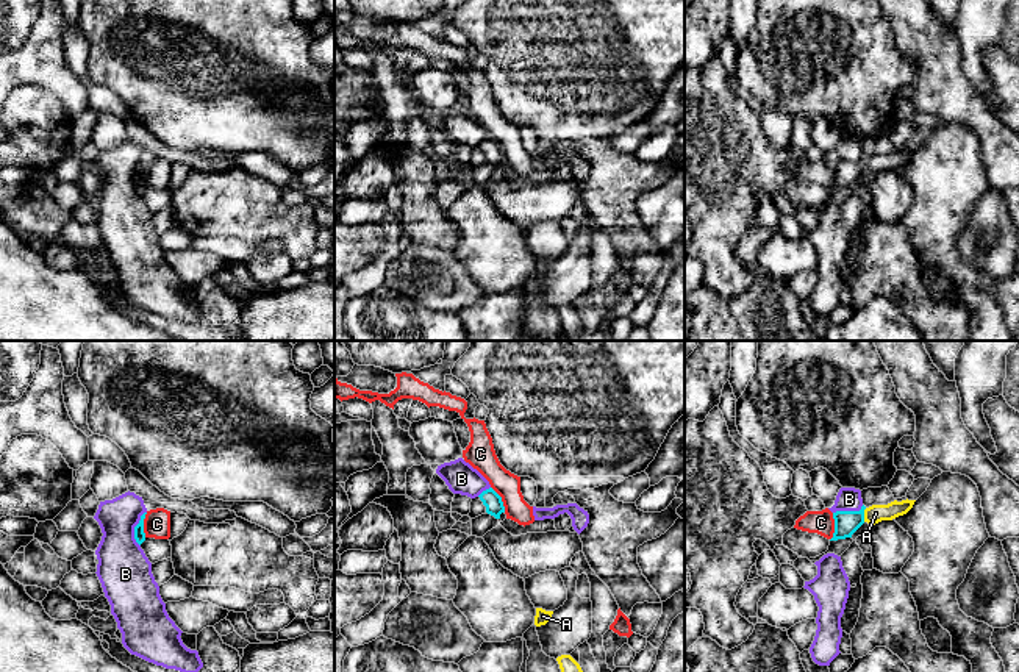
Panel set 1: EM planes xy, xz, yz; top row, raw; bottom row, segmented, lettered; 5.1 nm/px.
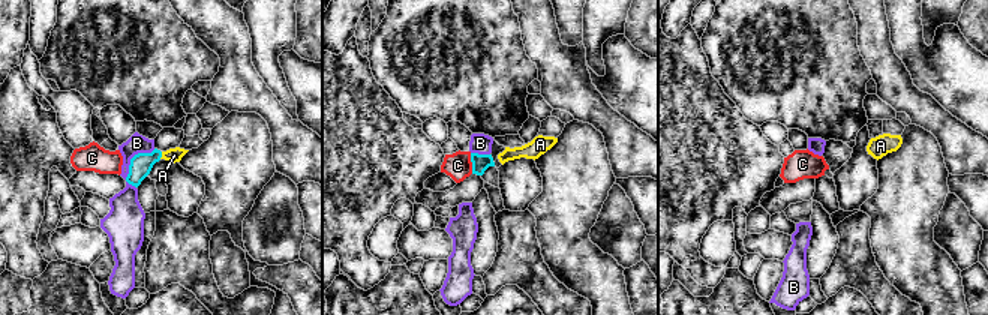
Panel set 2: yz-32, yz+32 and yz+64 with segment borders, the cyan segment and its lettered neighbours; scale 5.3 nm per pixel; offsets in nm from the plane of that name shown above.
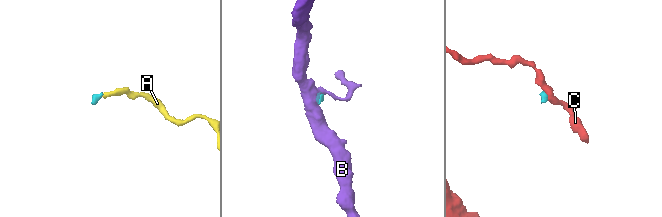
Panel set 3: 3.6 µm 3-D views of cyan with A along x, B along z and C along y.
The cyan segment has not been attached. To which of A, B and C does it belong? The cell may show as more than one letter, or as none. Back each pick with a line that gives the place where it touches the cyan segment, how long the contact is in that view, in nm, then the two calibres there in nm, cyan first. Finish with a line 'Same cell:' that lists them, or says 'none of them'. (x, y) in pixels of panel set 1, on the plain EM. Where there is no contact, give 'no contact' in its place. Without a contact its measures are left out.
A: yz (863, 164) | 70 nm | 130/90 nm
Same cell: A

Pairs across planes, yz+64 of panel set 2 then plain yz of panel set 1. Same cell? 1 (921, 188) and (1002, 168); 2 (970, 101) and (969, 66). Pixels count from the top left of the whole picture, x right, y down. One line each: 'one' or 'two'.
1: two
2: two

